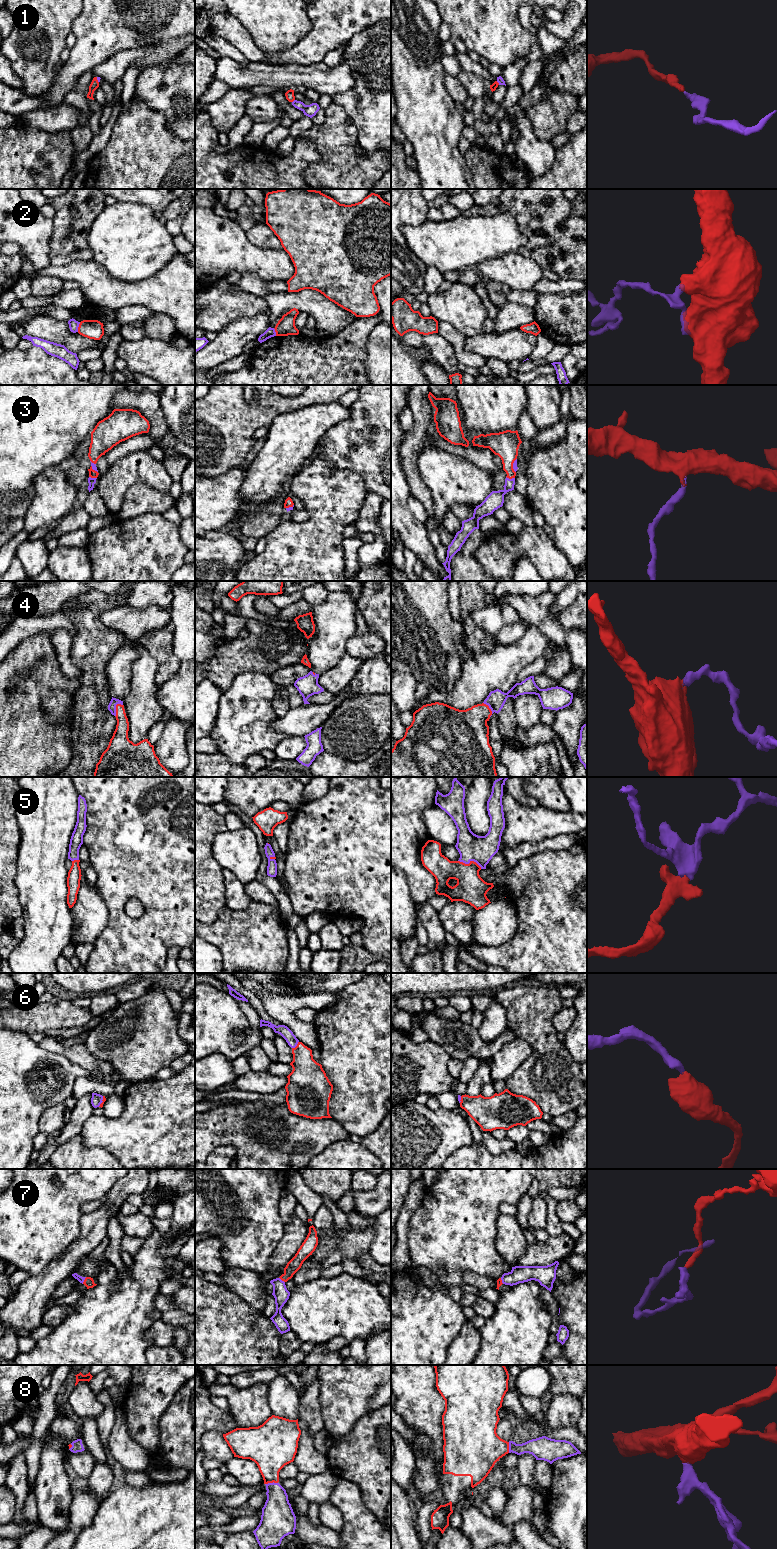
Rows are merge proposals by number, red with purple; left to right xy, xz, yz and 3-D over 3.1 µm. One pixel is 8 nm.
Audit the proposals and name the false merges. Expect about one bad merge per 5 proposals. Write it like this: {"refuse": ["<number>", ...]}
{"refuse": ["2"]}

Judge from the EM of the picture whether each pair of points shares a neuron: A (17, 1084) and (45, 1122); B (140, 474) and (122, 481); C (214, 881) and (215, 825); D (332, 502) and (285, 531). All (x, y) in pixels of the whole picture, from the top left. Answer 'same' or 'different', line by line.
A: different
B: same
C: same
D: same

